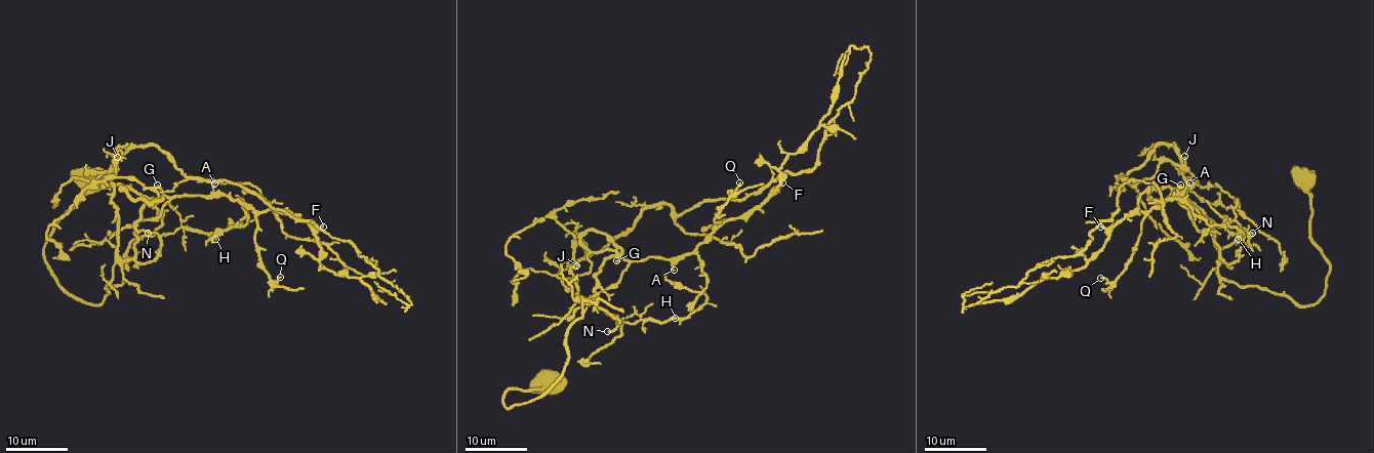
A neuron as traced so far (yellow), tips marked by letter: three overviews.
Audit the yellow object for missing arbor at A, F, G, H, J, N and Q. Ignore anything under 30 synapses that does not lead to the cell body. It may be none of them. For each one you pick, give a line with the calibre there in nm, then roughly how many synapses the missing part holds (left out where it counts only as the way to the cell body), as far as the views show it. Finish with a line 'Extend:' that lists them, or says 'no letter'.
G: Thickness 200 nm. Roughly 45 synapses
Extend: G

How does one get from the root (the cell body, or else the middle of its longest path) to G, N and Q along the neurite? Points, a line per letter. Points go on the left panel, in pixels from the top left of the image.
G: (91, 178), (43, 248), (55, 282), (91, 304), (122, 283), (140, 209), (162, 196), (157, 184)
N: (91, 178), (43, 248), (61, 286), (98, 304), (125, 260), (157, 255), (160, 237), (148, 233)
Q: (91, 178), (43, 248), (85, 303), (122, 283), (150, 199), (239, 199), (260, 266), (280, 277)

